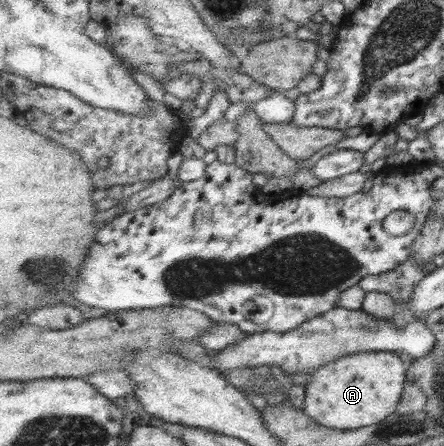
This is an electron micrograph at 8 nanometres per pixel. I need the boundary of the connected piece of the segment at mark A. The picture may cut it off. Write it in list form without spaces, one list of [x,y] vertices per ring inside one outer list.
[[[391,351],[350,354],[311,374],[303,410],[319,424],[339,430],[373,426],[393,416],[407,383],[405,362]]]

